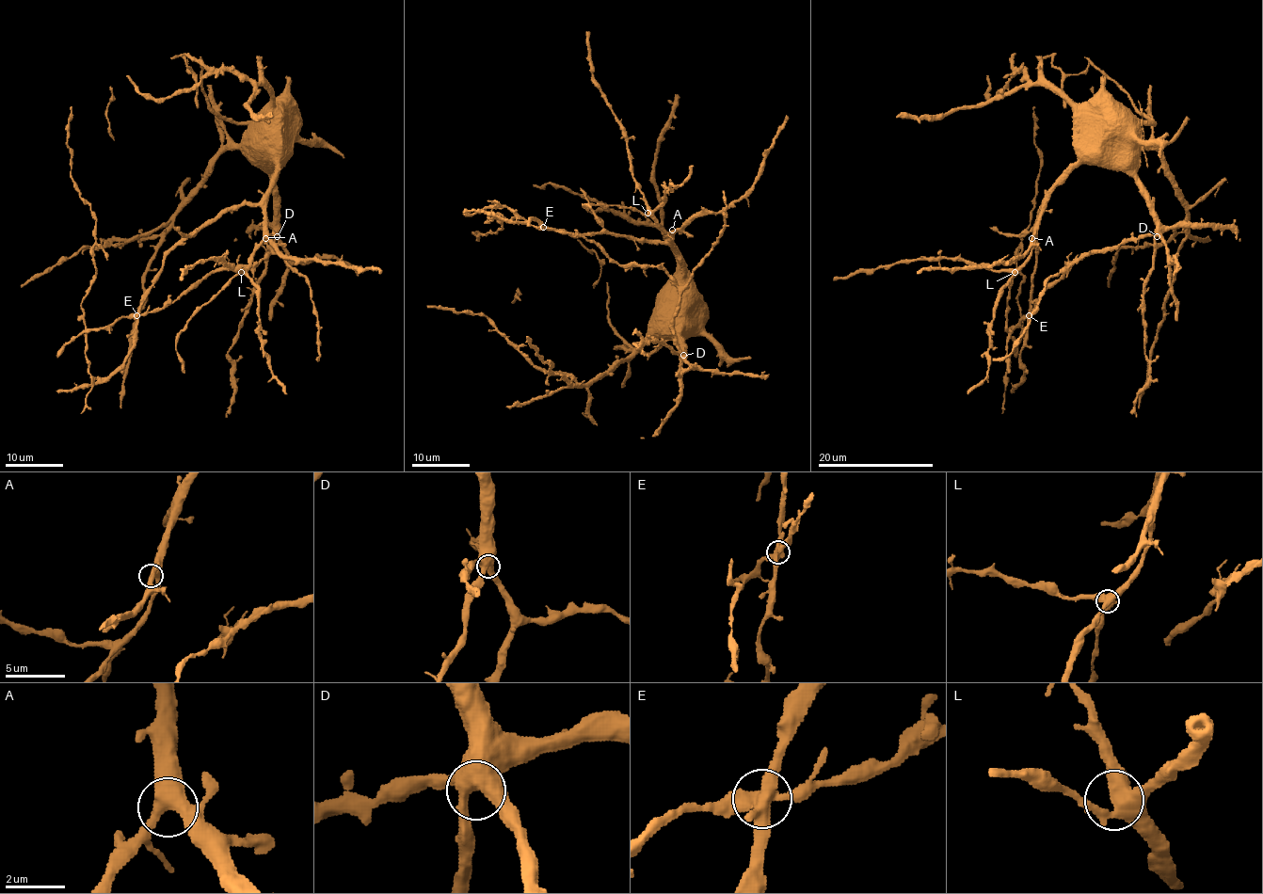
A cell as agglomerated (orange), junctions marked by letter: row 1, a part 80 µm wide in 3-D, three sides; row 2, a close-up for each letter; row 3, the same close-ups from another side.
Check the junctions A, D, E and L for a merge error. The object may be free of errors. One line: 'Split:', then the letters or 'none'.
Split: none

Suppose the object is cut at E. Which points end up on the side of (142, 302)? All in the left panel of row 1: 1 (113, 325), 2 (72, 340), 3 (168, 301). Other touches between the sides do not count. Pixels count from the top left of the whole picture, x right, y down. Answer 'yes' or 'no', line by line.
1: no
2: no
3: no

